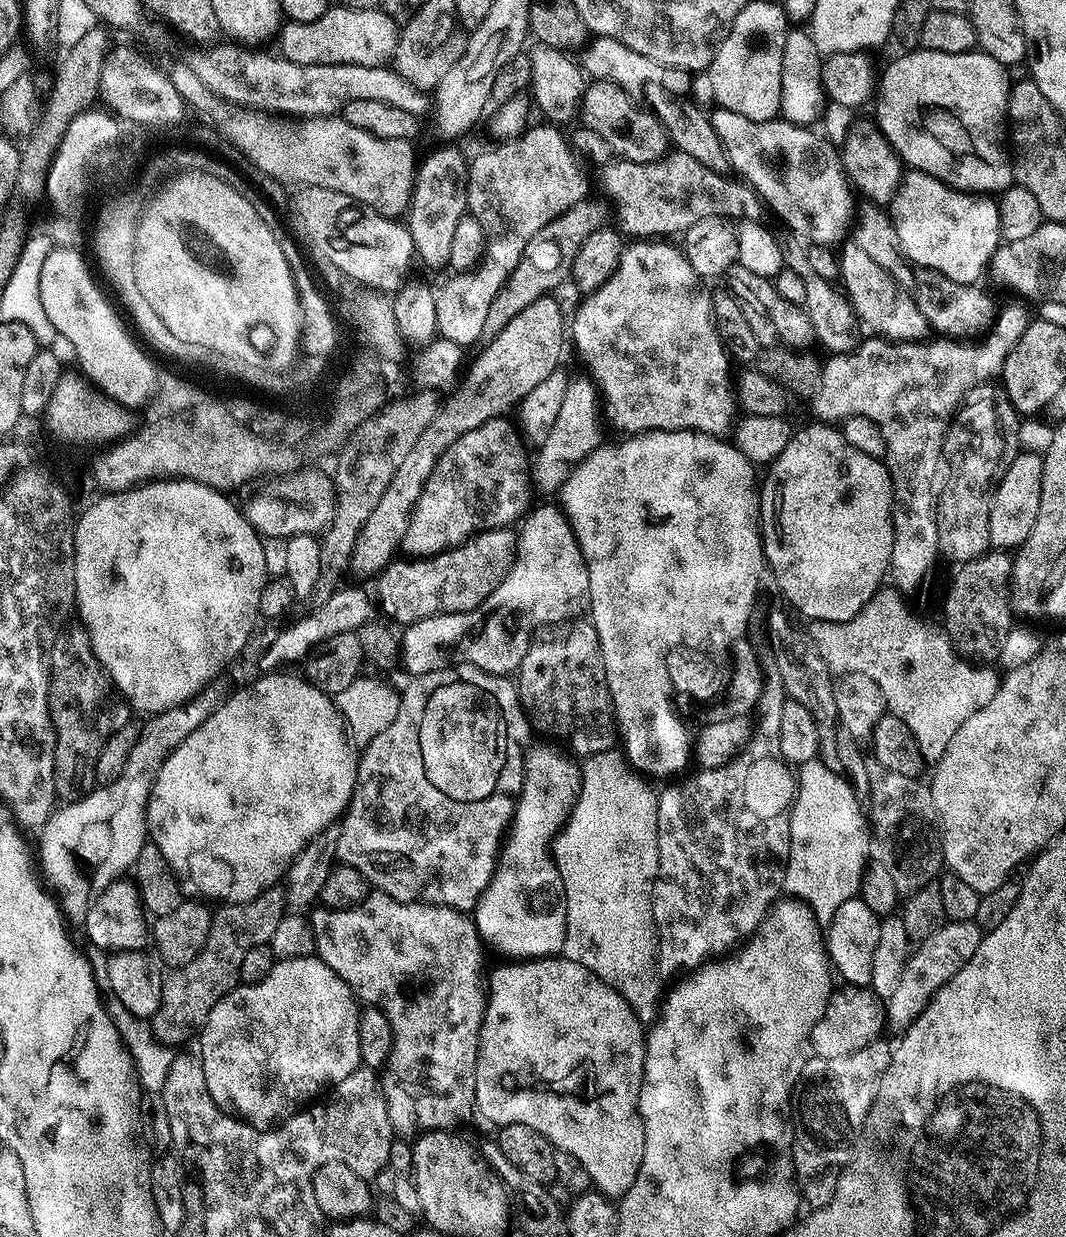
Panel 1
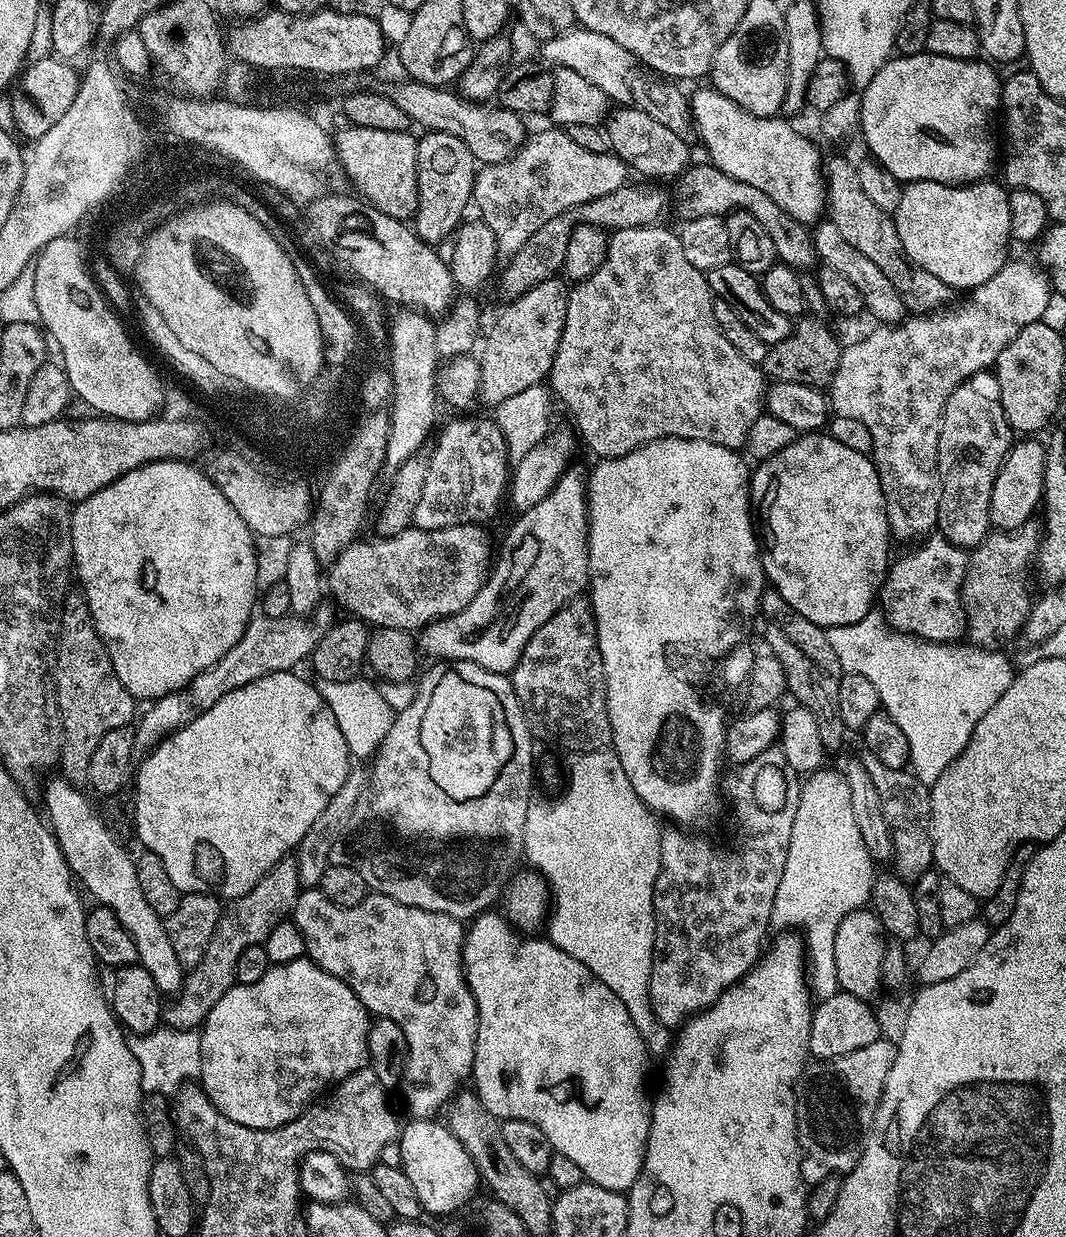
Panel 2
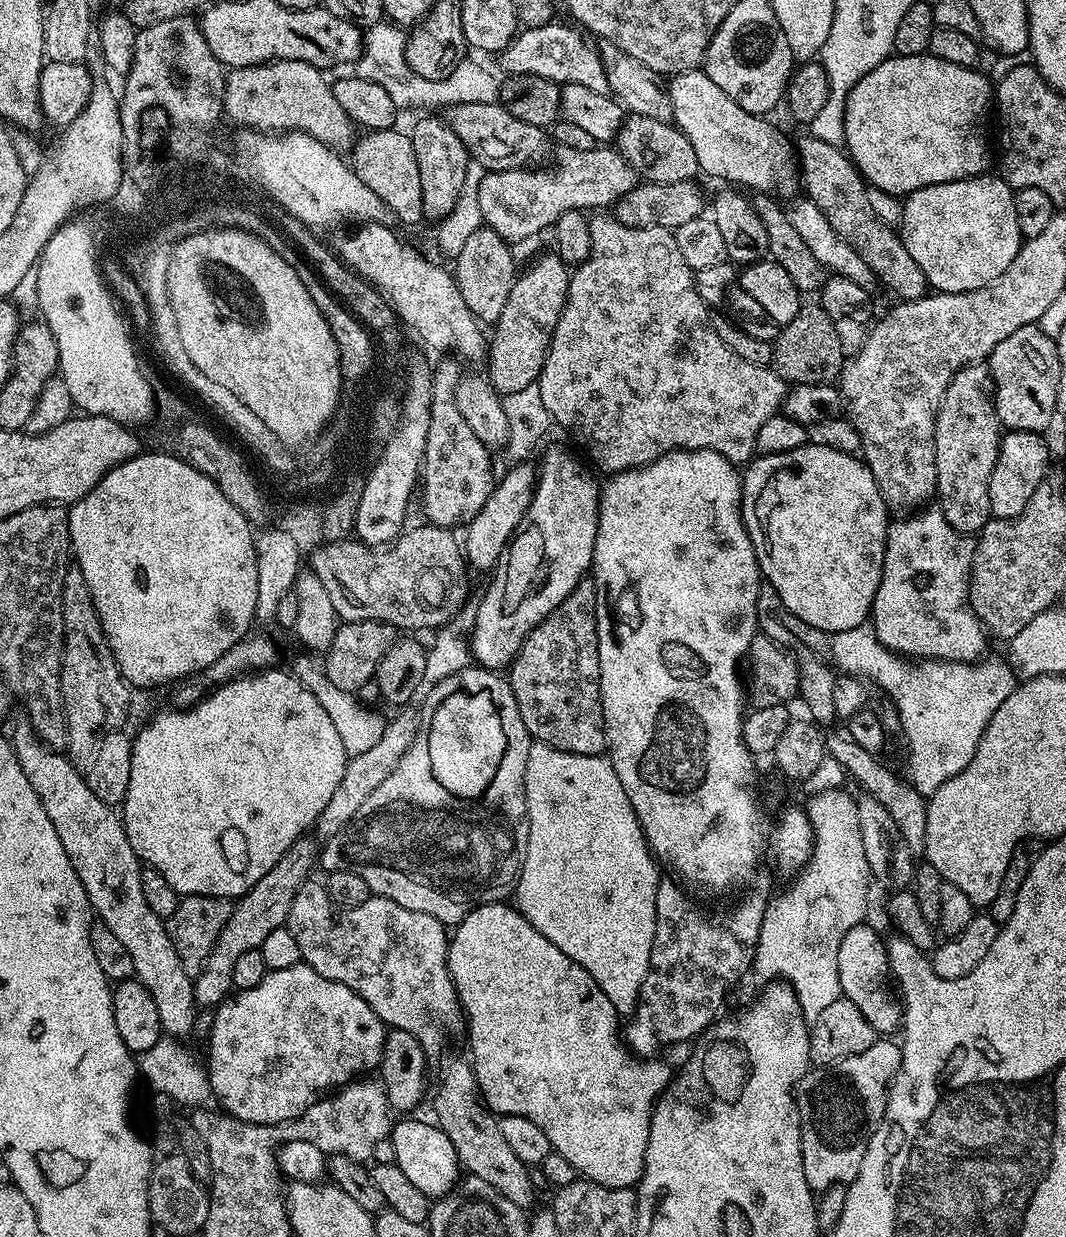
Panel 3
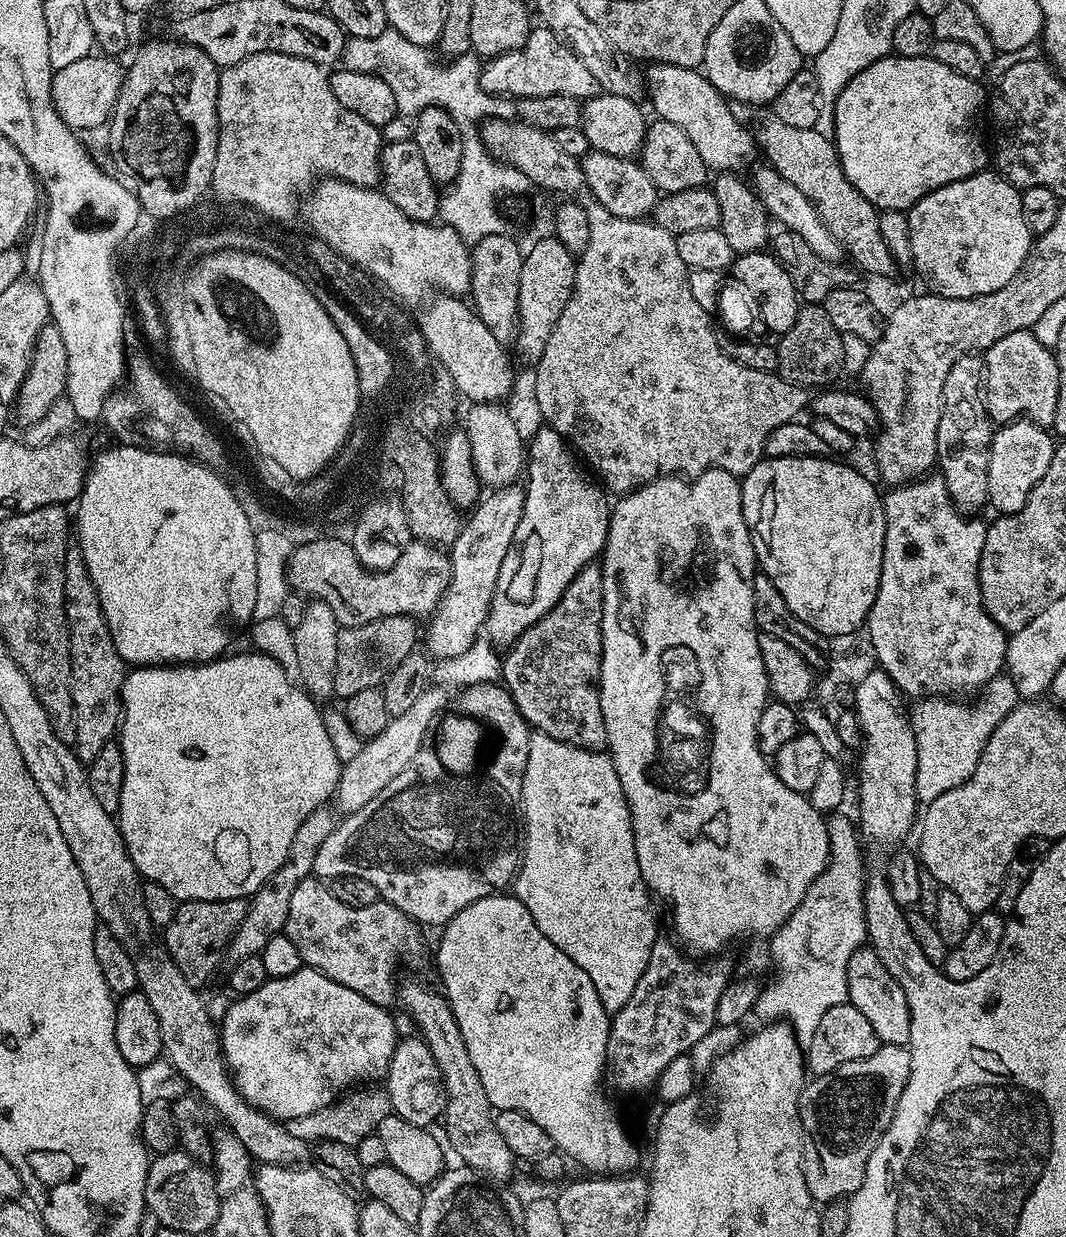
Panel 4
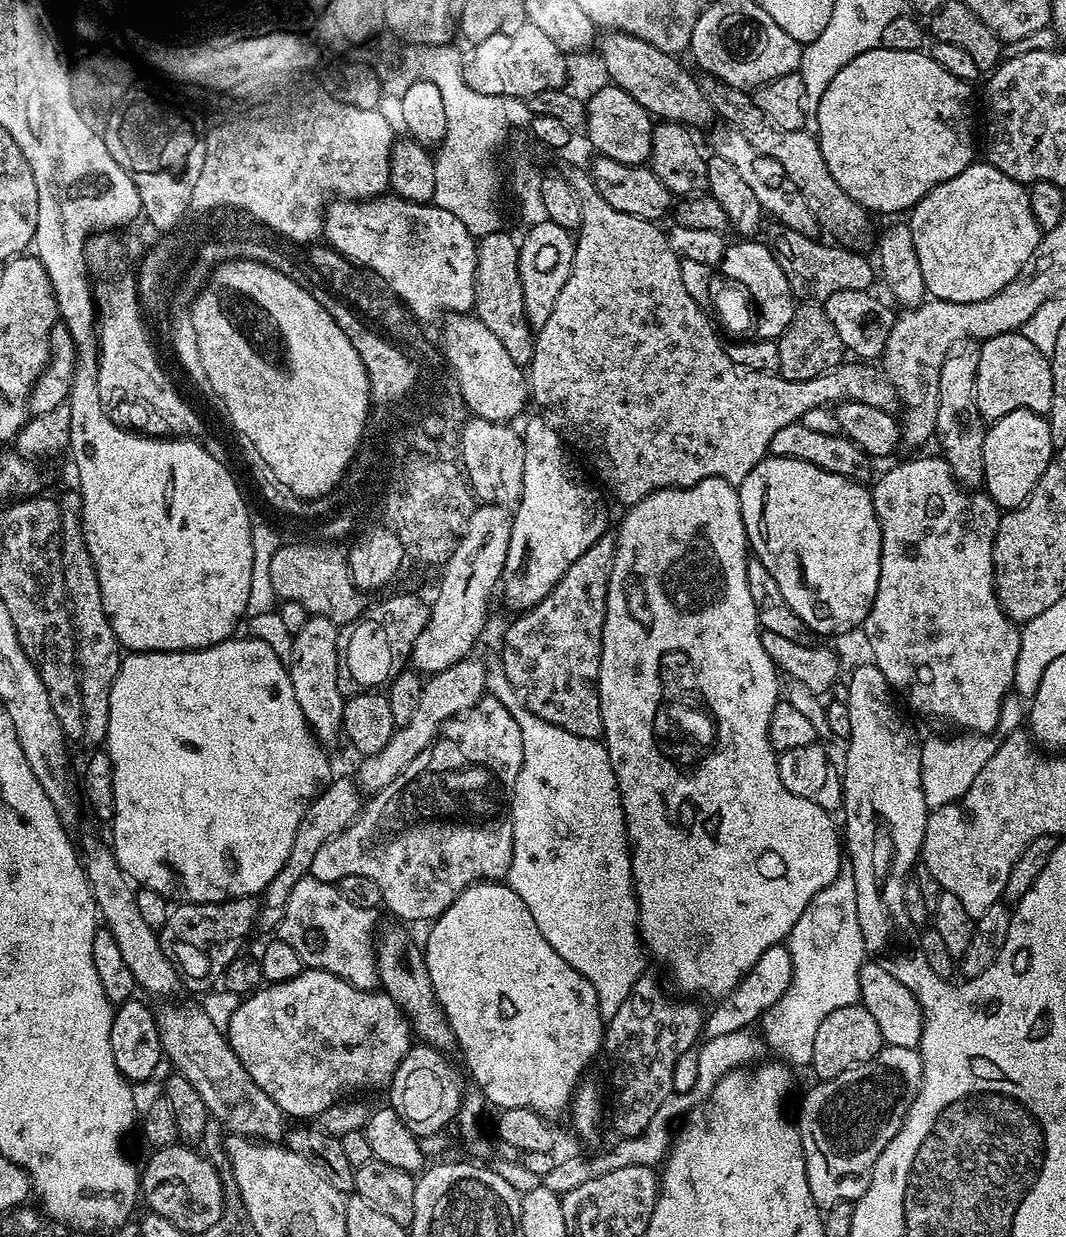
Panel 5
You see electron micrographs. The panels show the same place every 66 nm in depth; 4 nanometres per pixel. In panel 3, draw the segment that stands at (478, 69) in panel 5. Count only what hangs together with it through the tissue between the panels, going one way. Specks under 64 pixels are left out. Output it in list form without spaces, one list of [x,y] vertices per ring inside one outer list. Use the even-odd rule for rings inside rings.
[[[559,22],[537,28],[524,28],[504,49],[502,53],[504,67],[513,77],[536,77],[552,80],[559,86],[577,84],[586,86],[586,90],[608,92],[604,63],[600,60],[597,45],[595,43],[592,45],[593,41],[583,31],[572,28],[567,28]]]

